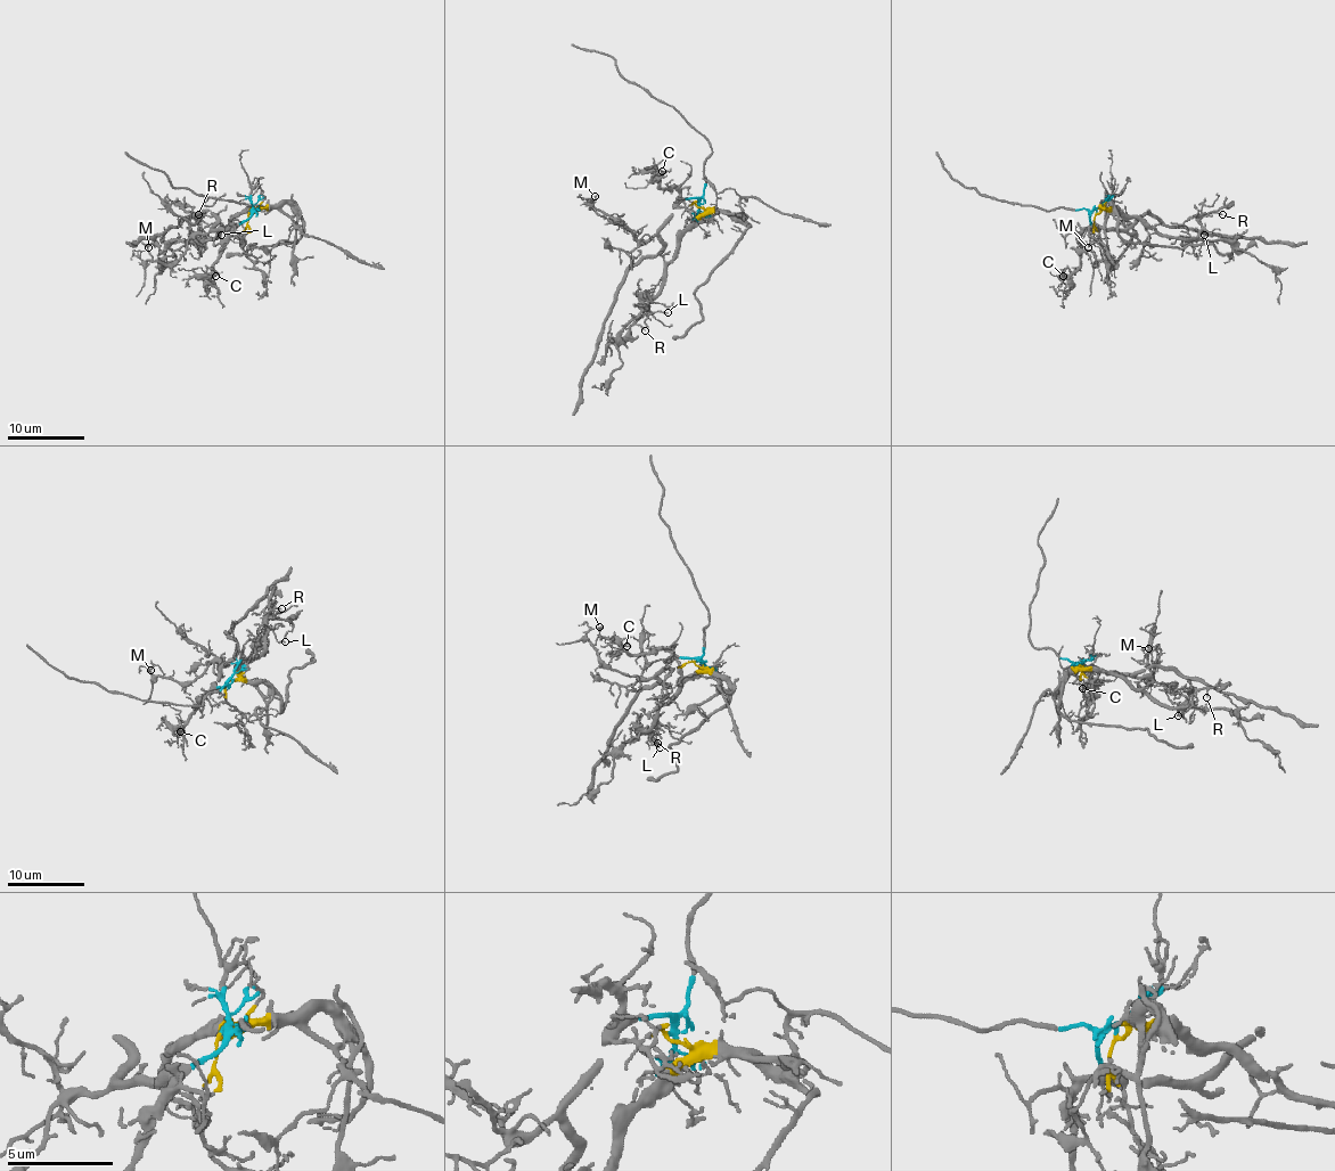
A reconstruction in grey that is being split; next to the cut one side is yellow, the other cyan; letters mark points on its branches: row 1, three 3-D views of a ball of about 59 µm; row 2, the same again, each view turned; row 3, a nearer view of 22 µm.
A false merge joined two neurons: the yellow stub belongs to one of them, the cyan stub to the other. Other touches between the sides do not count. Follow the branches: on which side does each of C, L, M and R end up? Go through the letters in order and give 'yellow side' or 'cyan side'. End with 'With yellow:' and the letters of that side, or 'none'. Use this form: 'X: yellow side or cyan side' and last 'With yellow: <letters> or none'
C: cyan side
L: yellow side
M: cyan side
R: yellow side
With yellow: L, R

